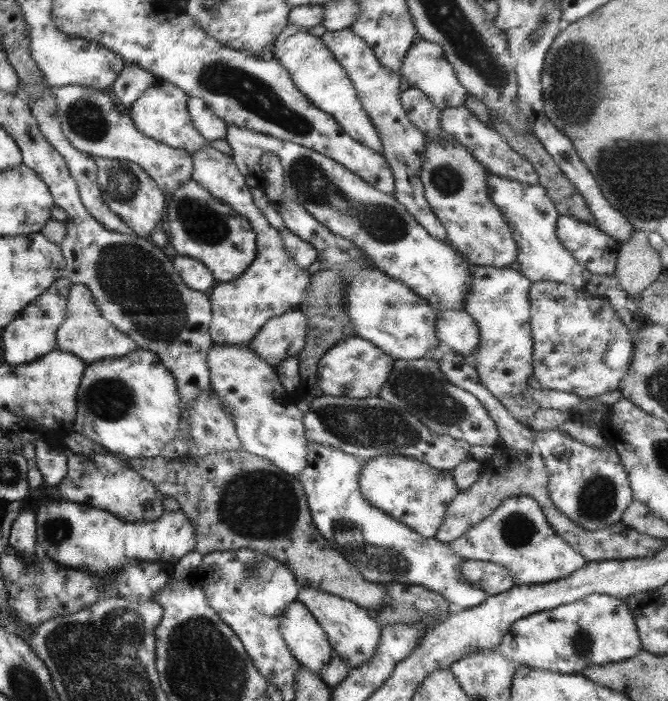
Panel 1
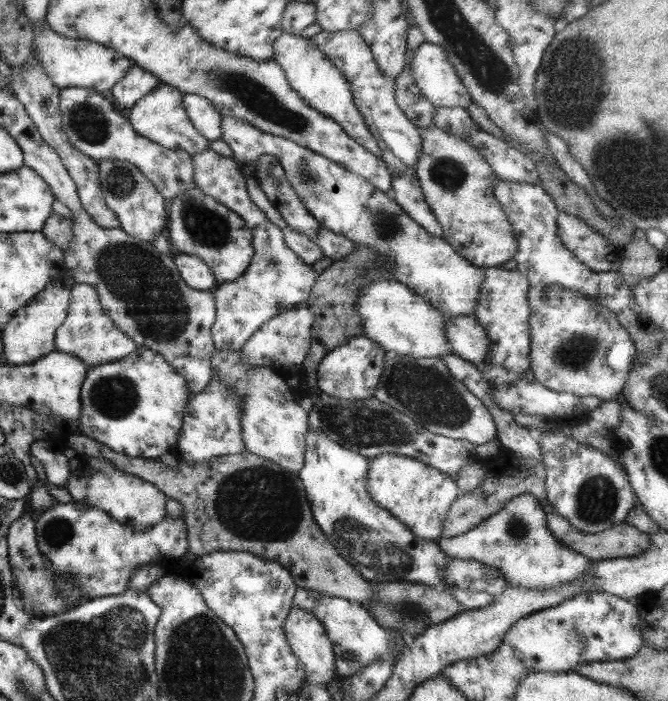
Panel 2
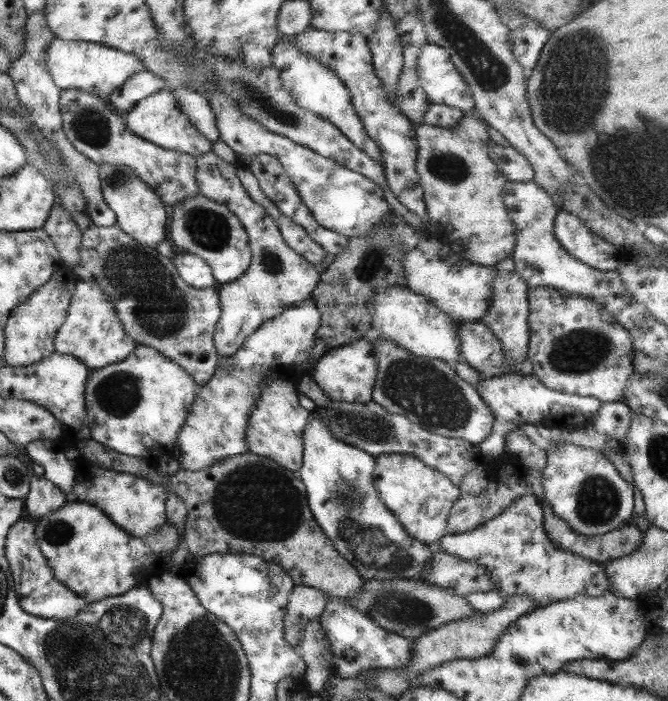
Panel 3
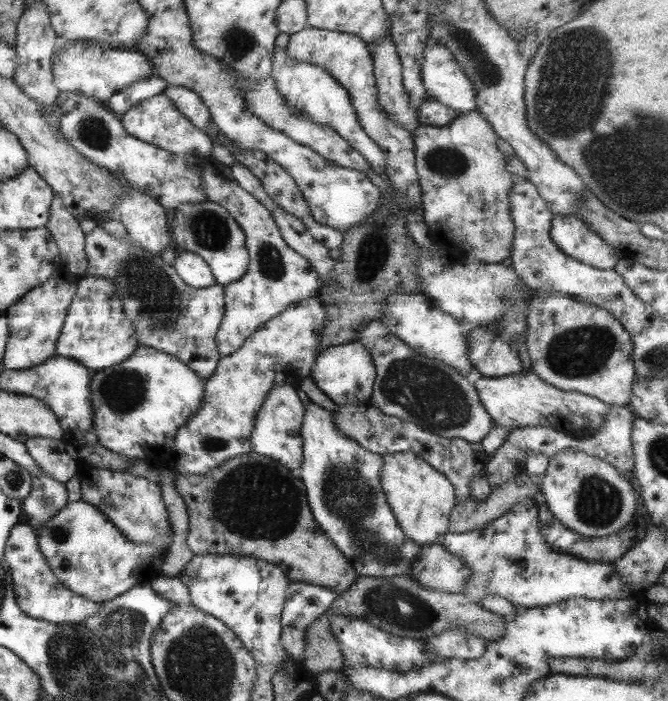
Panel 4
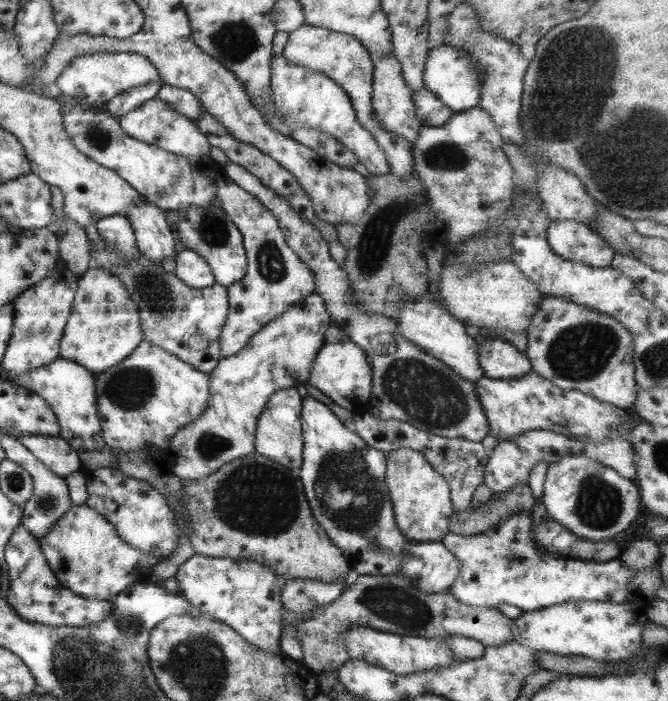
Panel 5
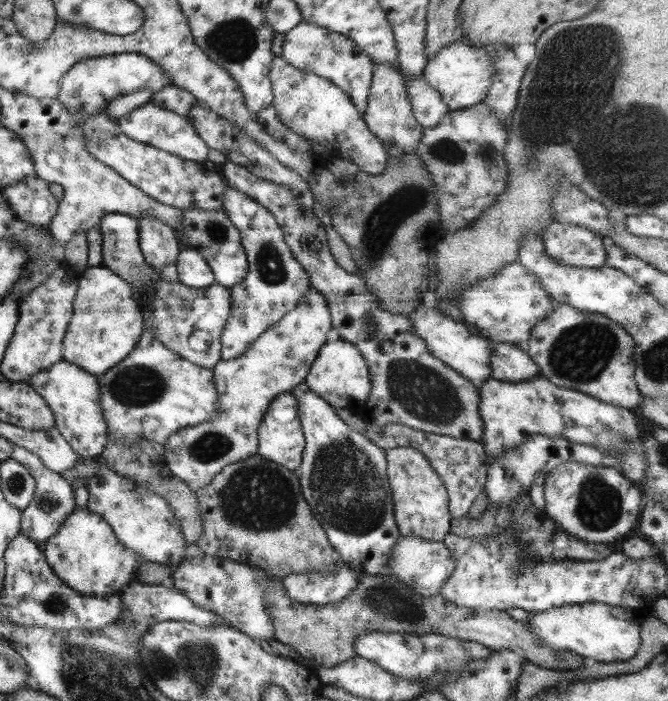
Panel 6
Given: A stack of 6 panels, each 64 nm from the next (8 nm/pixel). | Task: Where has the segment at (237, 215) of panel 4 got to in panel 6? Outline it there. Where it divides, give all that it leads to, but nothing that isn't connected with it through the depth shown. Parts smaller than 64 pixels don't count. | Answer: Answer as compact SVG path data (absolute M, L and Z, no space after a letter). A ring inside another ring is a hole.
M222 178L221 182L225 186L221 210L239 231L239 240L248 262L248 271L243 280L229 287L231 311L220 336L219 358L226 361L244 354L261 333L270 329L281 317L293 310L297 300L309 288L310 282L307 272L289 251L283 233L274 218L262 210L257 202L229 187L225 179Z

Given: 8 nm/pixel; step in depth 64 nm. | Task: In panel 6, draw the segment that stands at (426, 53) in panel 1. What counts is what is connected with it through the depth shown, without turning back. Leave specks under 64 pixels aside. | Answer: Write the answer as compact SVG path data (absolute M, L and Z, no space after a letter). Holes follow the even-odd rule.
M457 40L437 50L437 53L426 62L422 79L440 95L448 111L455 111L481 103L482 98L488 93L494 72L493 58L487 52L471 48Z

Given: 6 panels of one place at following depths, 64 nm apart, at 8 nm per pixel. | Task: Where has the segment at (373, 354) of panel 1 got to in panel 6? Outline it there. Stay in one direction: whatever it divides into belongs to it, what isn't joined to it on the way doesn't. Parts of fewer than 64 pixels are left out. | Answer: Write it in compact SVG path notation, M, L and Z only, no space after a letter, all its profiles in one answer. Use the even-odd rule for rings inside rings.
M341 338L325 342L320 346L317 357L311 363L304 382L308 390L320 396L334 410L346 408L354 412L356 406L365 403L369 396L370 378L365 359L357 351L356 346L341 340Z

